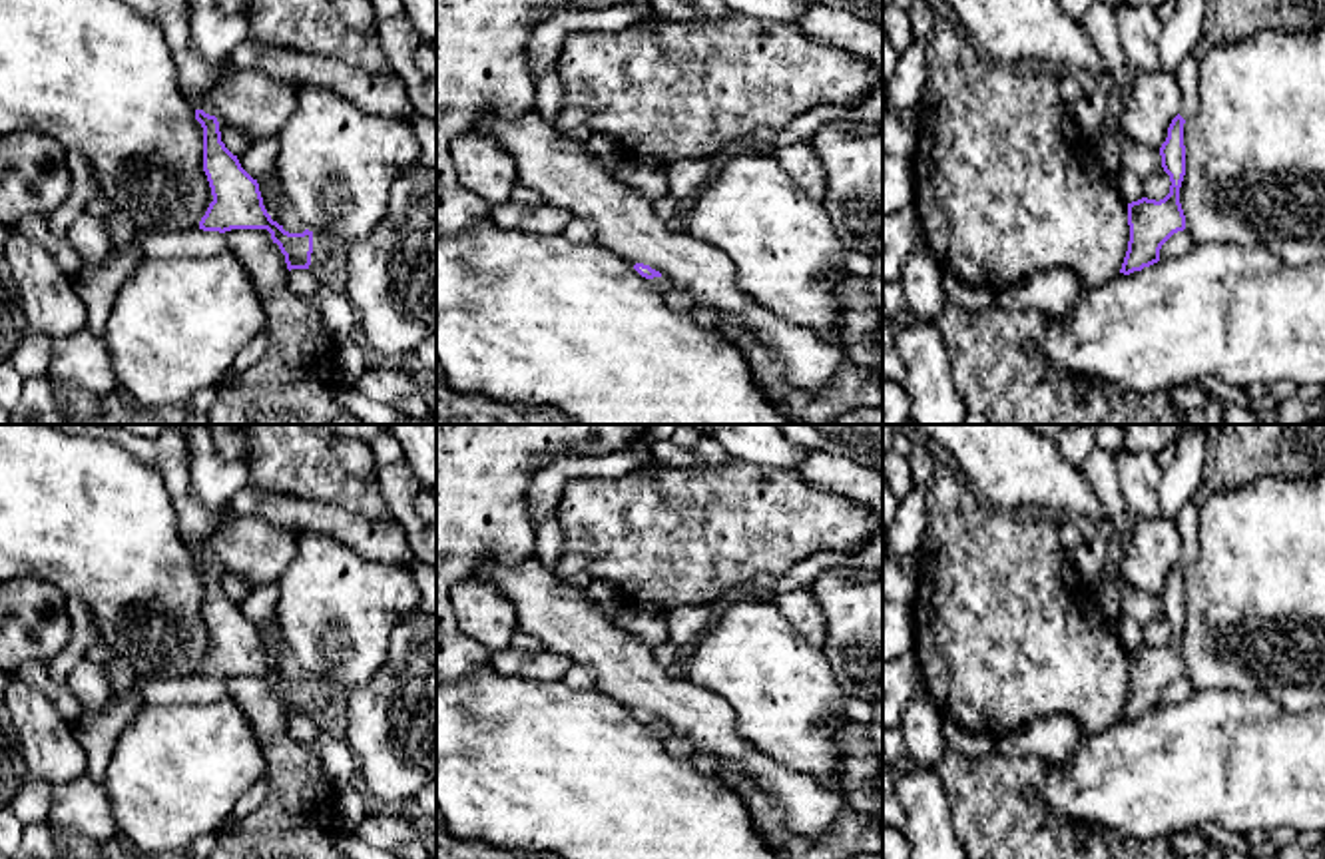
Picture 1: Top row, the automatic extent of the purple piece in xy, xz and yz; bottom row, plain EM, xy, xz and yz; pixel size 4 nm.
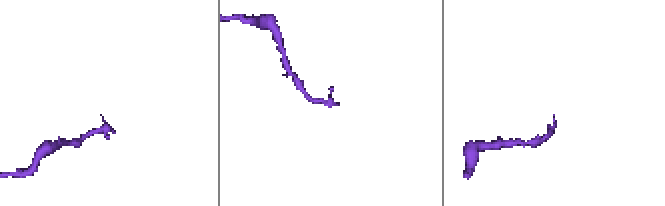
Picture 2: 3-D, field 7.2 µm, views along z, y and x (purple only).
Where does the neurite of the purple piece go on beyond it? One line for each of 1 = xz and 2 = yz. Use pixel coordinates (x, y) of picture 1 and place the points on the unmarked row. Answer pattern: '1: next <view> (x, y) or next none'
1: next xz (662, 730)
2: next yz (1186, 519)

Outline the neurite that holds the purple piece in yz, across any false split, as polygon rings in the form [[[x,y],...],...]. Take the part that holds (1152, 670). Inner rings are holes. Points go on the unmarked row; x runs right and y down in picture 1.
[[[1190,498],[1174,516],[1182,534],[1182,556],[1168,574],[1168,584],[1160,594],[1162,614],[1170,622],[1170,640],[1156,648],[1142,644],[1128,650],[1130,688],[1120,719],[1130,721],[1160,708],[1162,692],[1178,678],[1186,676],[1186,662],[1180,650],[1180,634],[1186,622],[1184,570],[1201,552],[1197,538],[1197,510]]]

